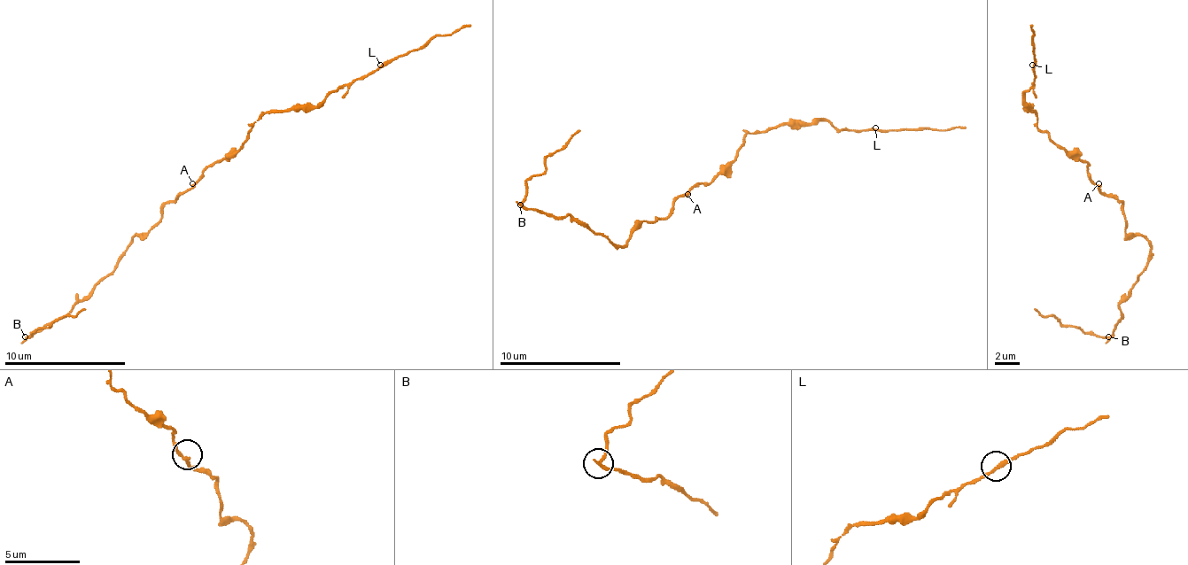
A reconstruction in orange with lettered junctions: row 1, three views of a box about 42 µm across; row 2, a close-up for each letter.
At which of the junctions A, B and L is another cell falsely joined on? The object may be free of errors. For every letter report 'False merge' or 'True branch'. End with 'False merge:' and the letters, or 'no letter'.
A: True branch
B: False merge
L: True branch
False merge: B

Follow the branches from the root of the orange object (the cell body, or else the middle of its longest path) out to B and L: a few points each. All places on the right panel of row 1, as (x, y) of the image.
B: (1096, 186), (1122, 205), (1126, 228), (1141, 235), (1150, 246), (1150, 262), (1120, 304), (1120, 319), (1107, 337)
L: (1096, 186), (1086, 165), (1059, 147), (1038, 126), (1038, 116), (1026, 101), (1026, 92), (1035, 80), (1032, 65)

